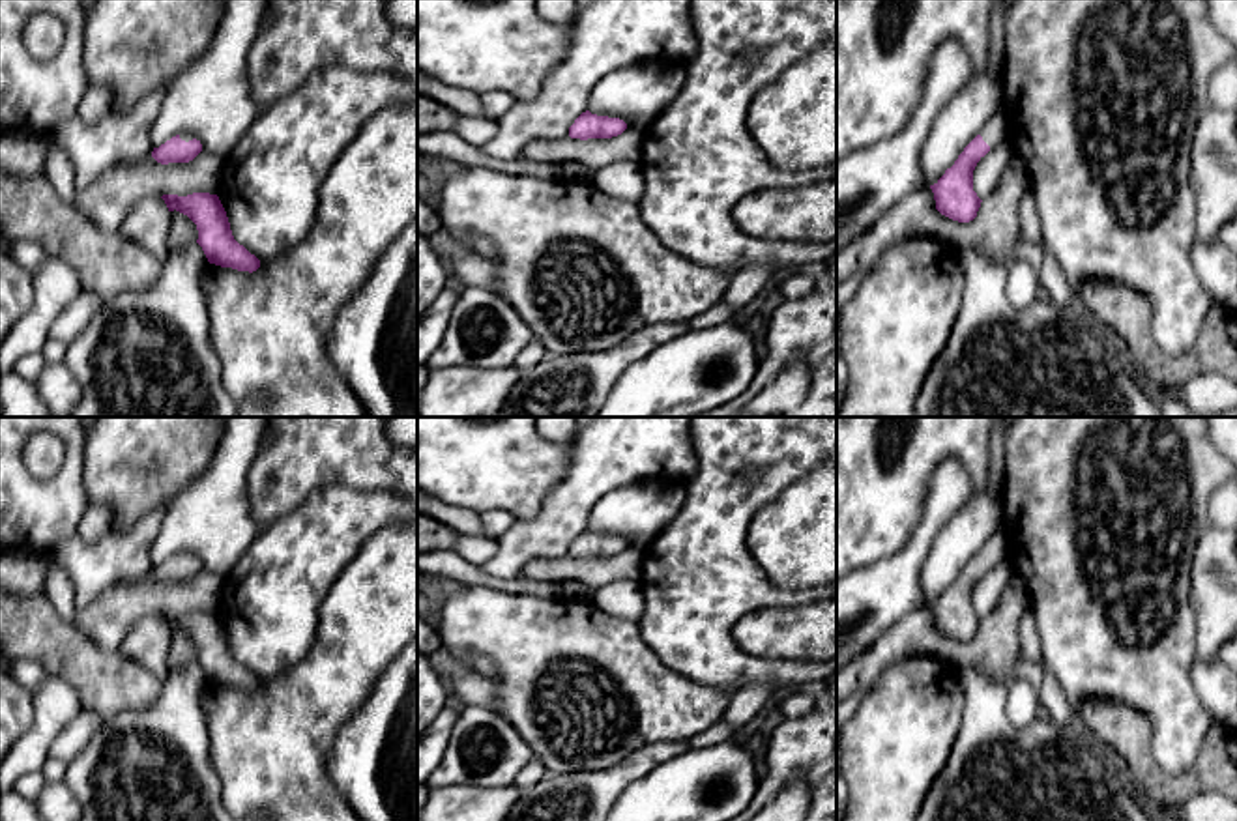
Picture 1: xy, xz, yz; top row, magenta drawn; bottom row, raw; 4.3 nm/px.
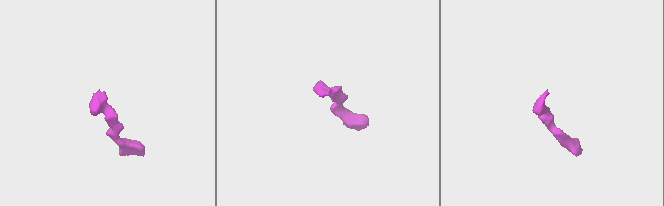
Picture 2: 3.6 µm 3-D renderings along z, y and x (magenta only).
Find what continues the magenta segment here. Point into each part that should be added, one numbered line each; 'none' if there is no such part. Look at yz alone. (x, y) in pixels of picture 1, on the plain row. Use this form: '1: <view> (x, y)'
1: yz (994, 550)

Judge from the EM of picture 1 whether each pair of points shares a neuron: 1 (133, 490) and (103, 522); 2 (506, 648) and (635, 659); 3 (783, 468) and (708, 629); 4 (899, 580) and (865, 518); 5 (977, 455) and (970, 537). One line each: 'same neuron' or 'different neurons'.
1: different neurons
2: same neuron
3: same neuron
4: different neurons
5: different neurons

